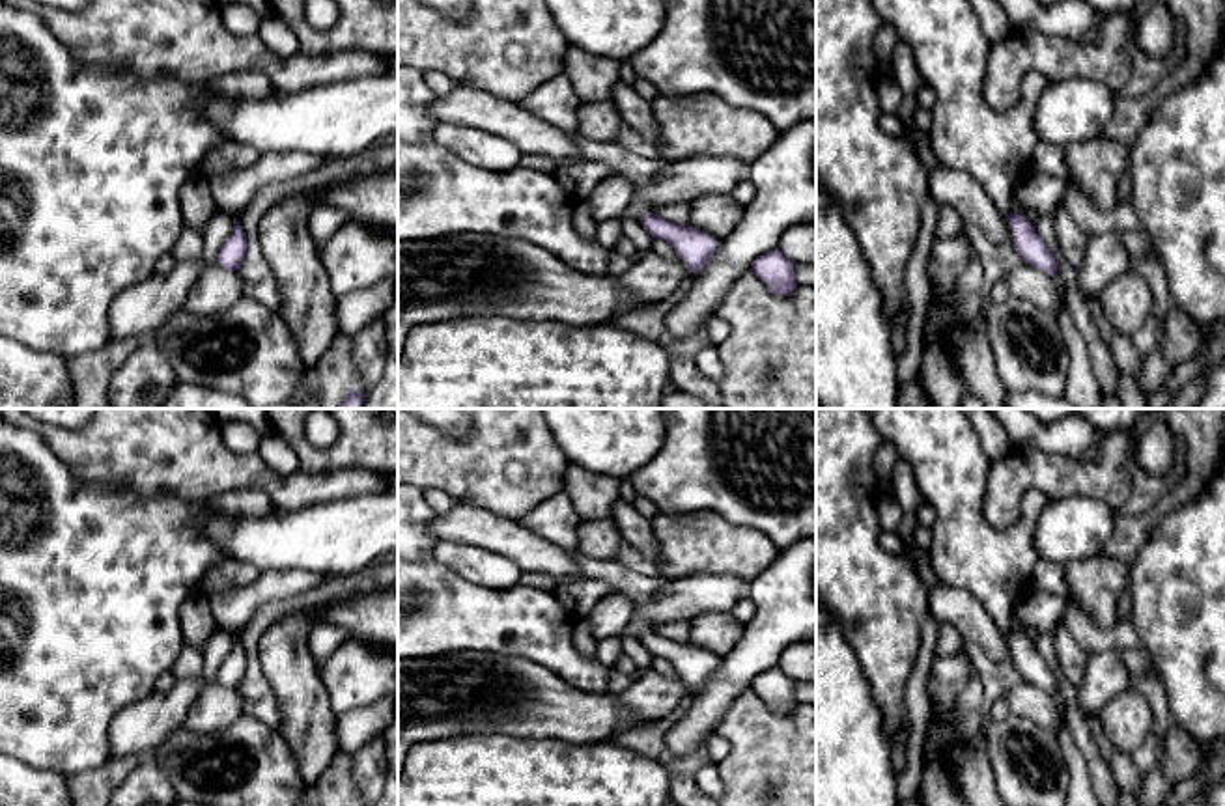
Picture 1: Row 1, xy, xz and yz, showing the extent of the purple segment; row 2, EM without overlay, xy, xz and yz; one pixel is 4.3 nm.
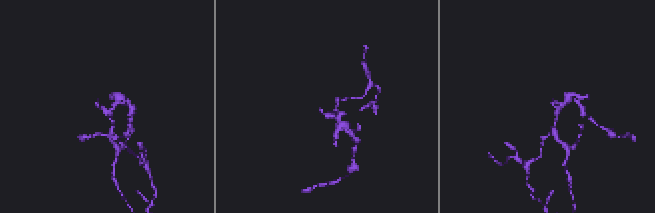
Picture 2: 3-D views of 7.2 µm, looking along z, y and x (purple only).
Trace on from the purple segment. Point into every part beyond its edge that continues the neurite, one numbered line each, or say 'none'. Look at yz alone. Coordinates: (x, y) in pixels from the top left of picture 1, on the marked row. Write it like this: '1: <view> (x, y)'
1: yz (947, 41)

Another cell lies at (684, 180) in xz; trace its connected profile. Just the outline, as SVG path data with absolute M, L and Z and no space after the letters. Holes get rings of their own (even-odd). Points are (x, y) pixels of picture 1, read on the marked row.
M728 155L670 160L646 187L635 187L620 218L641 220L669 203L689 203L708 192L730 192L747 172L749 162Z

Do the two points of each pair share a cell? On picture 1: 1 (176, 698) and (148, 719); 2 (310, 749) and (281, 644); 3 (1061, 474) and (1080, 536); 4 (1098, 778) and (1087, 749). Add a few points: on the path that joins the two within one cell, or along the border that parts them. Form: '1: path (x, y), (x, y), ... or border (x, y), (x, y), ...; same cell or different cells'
1: path (168, 706), (155, 717); same cell
2: path (303, 722), (303, 702), (292, 670); same cell
3: border (1048, 499), (1087, 495), (1102, 500), (1112, 510); different cells
4: path (1098, 771), (1093, 756); same cell

